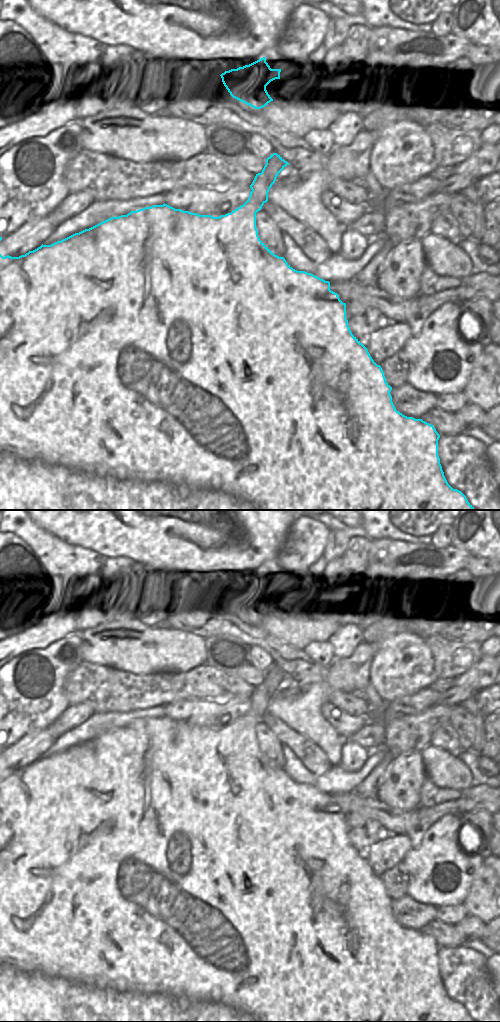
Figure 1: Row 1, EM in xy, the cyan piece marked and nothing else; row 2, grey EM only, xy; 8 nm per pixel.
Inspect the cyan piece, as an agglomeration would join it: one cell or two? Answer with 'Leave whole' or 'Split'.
Split.

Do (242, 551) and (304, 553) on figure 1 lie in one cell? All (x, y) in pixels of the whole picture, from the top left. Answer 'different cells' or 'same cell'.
different cells

